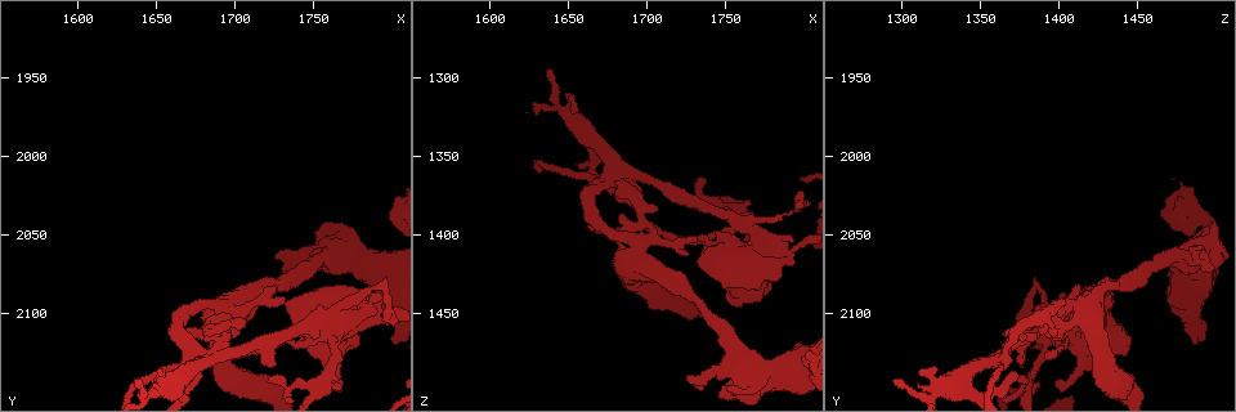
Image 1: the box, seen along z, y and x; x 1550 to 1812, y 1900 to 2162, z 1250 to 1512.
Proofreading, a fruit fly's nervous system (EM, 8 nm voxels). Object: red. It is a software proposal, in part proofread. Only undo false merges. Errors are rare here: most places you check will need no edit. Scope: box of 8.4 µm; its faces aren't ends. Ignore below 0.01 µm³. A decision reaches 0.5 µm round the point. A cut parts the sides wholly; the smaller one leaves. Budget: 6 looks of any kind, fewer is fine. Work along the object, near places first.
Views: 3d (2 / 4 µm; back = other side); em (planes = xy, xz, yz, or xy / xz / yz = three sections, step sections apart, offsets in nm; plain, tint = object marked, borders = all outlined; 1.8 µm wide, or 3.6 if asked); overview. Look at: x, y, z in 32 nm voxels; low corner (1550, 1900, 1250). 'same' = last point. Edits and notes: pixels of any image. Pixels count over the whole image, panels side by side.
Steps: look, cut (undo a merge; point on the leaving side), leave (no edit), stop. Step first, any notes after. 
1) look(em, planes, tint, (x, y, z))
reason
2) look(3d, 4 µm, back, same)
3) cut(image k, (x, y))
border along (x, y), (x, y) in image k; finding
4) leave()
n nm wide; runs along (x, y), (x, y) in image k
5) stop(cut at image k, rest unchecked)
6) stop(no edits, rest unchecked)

look(em, planes, tint, (1792, 2082, 1386))
sharp bend

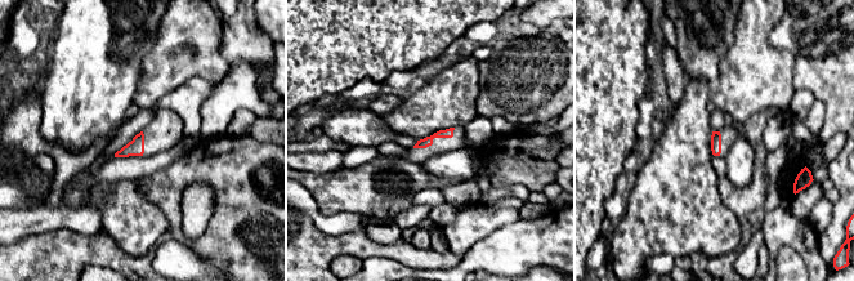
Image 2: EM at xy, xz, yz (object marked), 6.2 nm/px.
leave()
all the same neuron

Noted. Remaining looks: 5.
look(em, 3.6 µm, planes, plain, (1696, 2122, 1366))
four arms meet

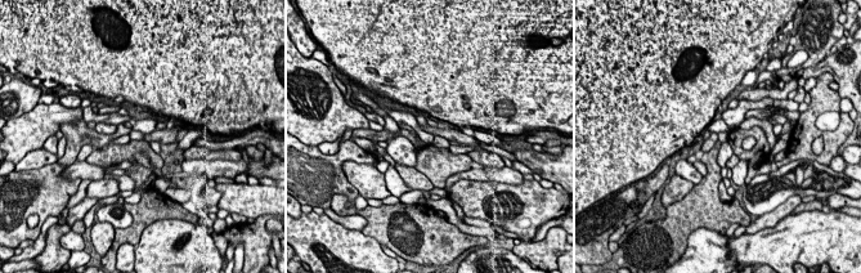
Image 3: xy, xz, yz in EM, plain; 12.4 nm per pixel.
look(em, 3.6 µm, planes, tint, same)

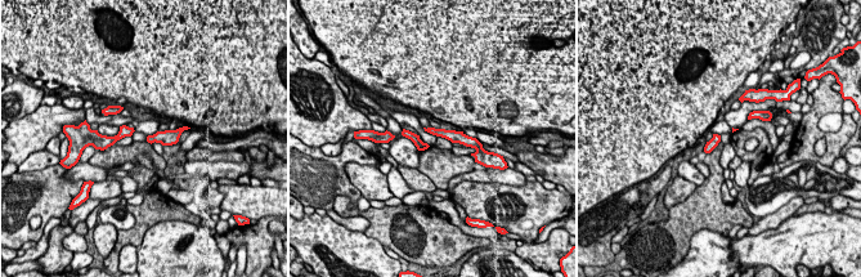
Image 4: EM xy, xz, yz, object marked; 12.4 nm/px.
leave()
100 nm wide; runs along (435, 132), (460, 137), (469, 143) in image 4; all the same neuron

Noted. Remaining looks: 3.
look(3d, 2 µm, (1740, 2118, 1398))
three arms meet

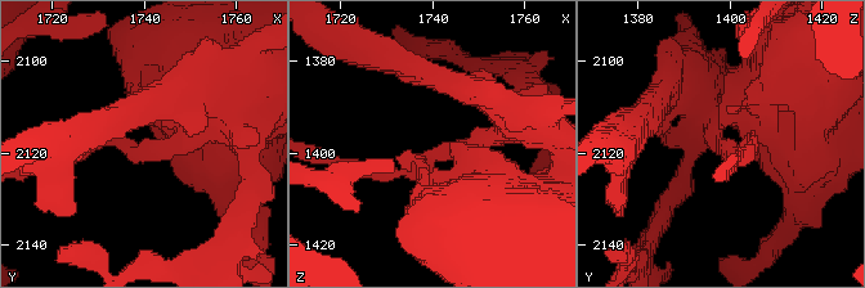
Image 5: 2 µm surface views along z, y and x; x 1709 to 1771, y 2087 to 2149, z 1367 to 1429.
look(em, xz, step 4, tint, (1741, 2119, 1399))
now the EM

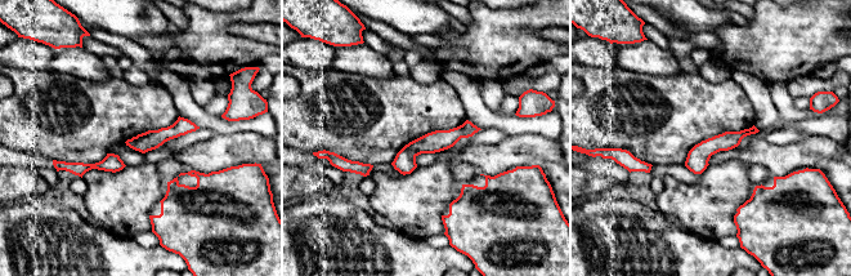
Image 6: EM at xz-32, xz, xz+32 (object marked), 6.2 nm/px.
look(em, planes, tint, same)

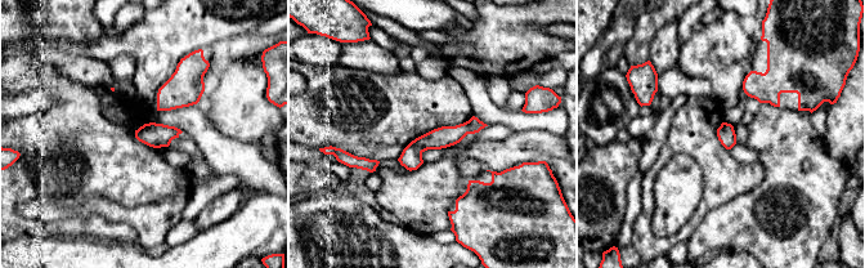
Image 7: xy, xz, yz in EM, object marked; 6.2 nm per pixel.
leave()
110 nm wide; runs along (480, 125), (424, 142), (403, 161) in image 7; all the same neuron

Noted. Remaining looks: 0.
stop(no edits, rest unchecked)

